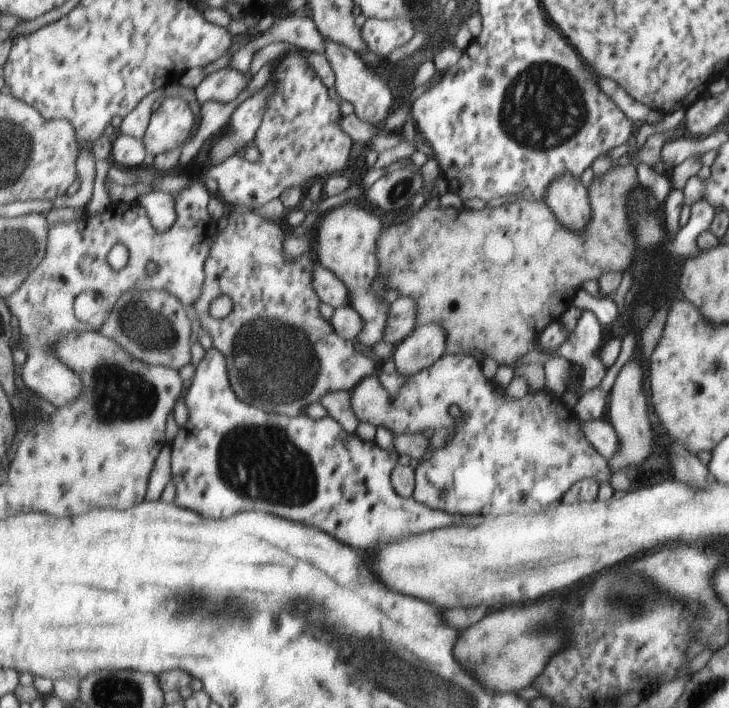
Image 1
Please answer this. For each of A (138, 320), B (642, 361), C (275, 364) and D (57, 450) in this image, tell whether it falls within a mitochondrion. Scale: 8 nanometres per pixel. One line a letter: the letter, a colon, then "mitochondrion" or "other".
A: mitochondrion
B: other
C: mitochondrion
D: other

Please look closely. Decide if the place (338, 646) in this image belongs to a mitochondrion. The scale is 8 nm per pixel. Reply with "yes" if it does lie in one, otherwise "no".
yes

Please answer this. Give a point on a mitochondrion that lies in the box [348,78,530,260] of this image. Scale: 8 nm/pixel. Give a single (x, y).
(401, 192)

